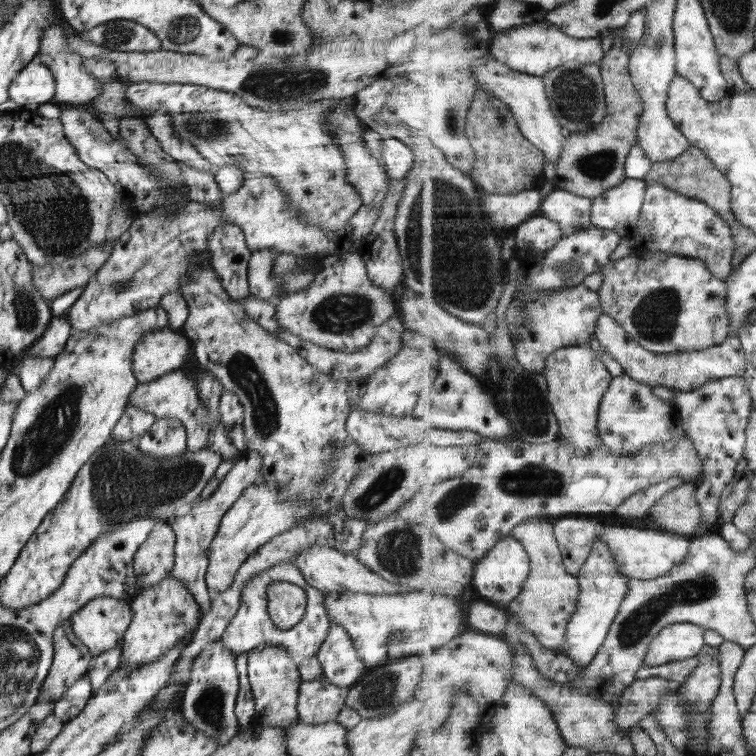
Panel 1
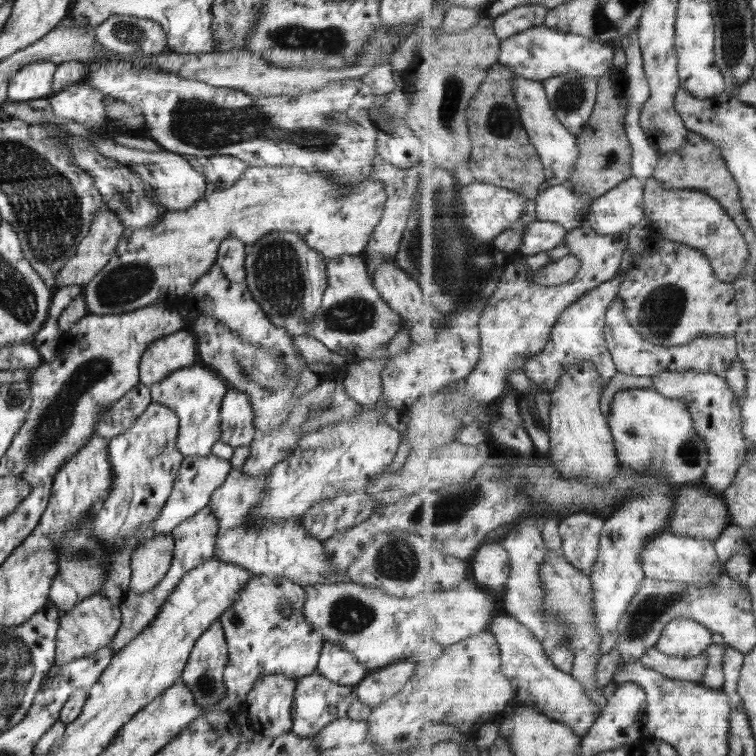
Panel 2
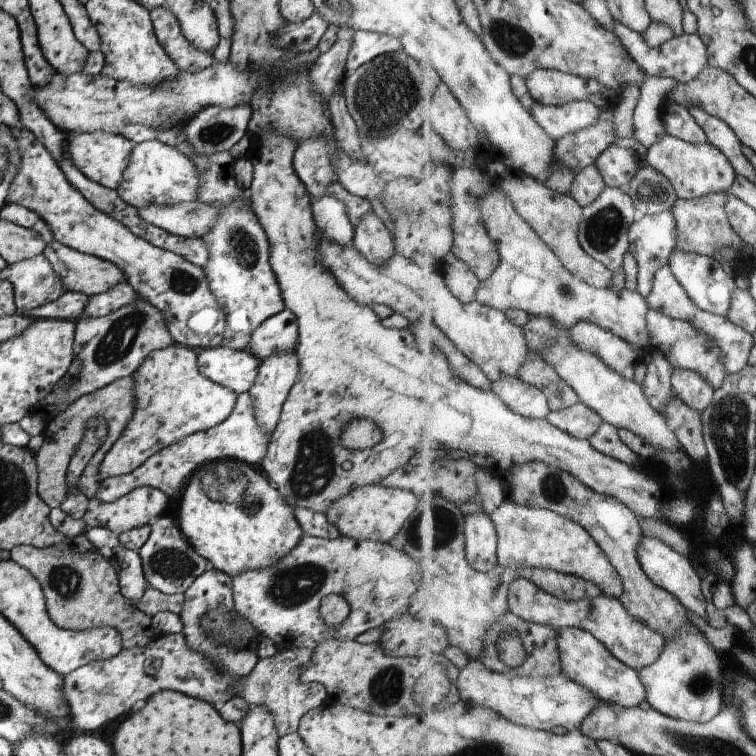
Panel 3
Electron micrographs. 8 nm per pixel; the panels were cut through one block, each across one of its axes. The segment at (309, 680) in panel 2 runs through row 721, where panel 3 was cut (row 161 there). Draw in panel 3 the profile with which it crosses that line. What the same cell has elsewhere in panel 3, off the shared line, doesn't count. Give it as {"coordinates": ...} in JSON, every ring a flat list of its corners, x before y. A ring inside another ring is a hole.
{"coordinates":[[318,136,297,145,293,154,294,172,311,196,326,195,328,184,338,181,328,144]]}

